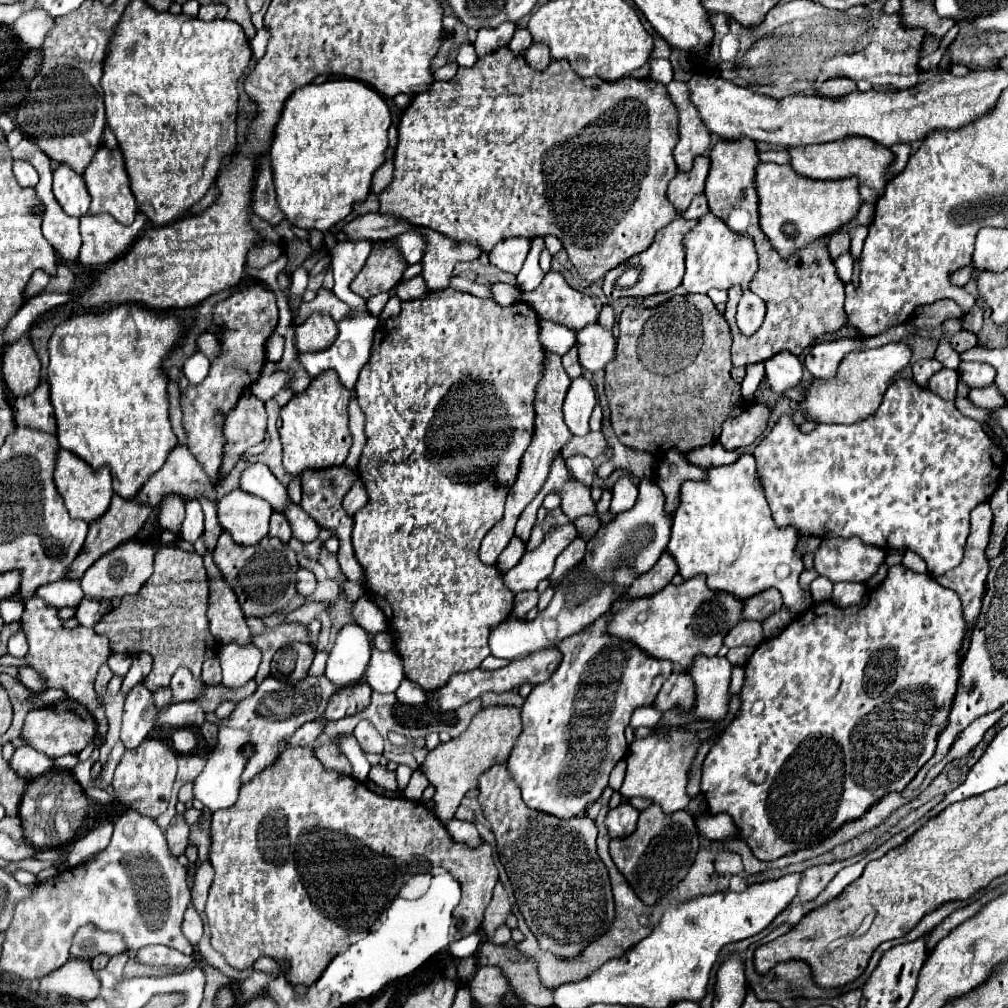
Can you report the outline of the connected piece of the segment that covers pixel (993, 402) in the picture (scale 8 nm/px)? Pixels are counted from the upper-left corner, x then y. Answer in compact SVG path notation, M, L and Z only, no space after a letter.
M994 384L990 386L984 386L984 388L978 388L978 390L970 390L968 394L968 400L976 406L976 408L996 408L998 404L1006 404L1006 400L1002 398L1002 394L998 392L998 388L994 388Z

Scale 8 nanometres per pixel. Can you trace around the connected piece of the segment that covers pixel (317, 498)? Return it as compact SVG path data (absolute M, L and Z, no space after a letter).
M346 466L326 470L306 470L300 474L302 502L300 506L312 516L320 528L336 530L346 512L342 510L342 498L354 482L354 470Z

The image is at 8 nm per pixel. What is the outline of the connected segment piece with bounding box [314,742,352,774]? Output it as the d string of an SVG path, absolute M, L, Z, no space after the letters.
M326 742L322 746L318 746L316 750L316 758L326 764L326 768L332 768L336 772L342 772L342 774L352 774L352 764L348 762L346 756L340 754L336 742Z

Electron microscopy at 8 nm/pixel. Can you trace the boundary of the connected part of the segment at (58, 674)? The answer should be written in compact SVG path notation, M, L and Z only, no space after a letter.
M36 596L34 600L26 600L24 606L26 608L22 616L22 630L28 640L28 652L24 656L26 664L38 672L46 688L62 688L68 694L68 698L74 698L80 704L84 704L96 718L100 738L104 738L108 732L108 720L104 708L96 702L94 678L98 668L112 654L110 640L106 640L106 636L102 634L96 634L92 628L66 628L64 622L58 618L58 610Z

